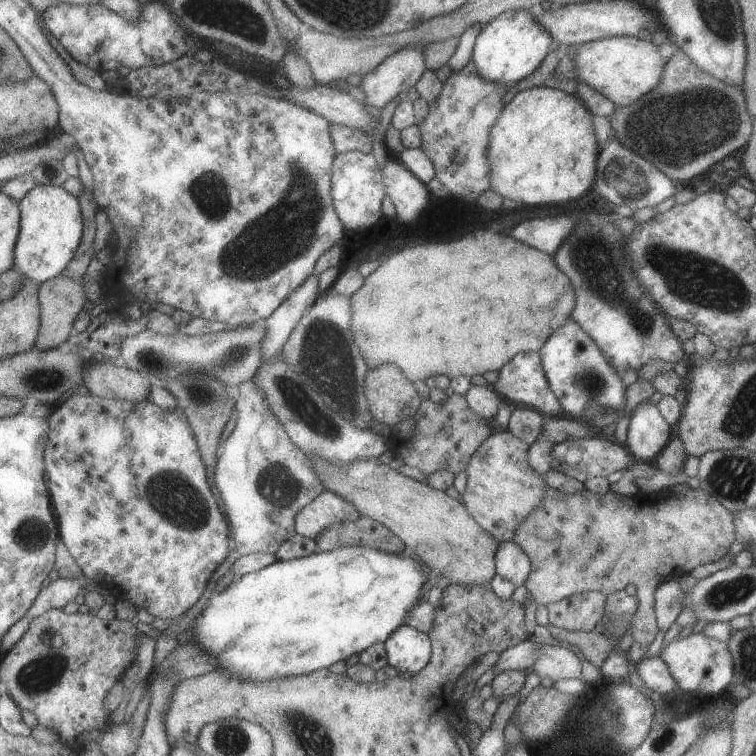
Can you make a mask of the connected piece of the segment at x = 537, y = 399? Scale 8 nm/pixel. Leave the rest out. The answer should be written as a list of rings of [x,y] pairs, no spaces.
[[[537,351],[514,354],[513,358],[498,370],[498,379],[492,387],[501,398],[517,406],[531,407],[543,415],[549,414],[552,417],[565,416],[561,403],[549,388]]]

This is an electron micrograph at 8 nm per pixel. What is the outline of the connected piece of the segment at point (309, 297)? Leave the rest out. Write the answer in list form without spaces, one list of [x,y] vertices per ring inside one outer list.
[[[313,274],[271,317],[265,320],[268,329],[267,336],[262,342],[264,362],[283,354],[285,343],[291,333],[316,305],[321,295],[323,292],[319,291],[319,278]]]

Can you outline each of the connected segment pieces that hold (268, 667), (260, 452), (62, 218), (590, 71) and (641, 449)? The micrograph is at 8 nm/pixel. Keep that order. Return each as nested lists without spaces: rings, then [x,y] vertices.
[[[337,547],[332,551],[322,551],[315,553],[307,558],[282,561],[278,560],[267,568],[258,570],[254,573],[246,574],[243,578],[236,579],[225,592],[214,590],[210,602],[206,605],[204,611],[197,617],[197,623],[193,628],[197,643],[204,646],[208,653],[213,653],[221,662],[220,668],[230,670],[231,673],[238,674],[242,679],[251,679],[252,681],[268,681],[269,679],[285,678],[290,676],[311,674],[316,670],[333,666],[339,660],[347,660],[353,654],[361,654],[367,650],[373,643],[385,642],[401,625],[405,624],[406,617],[410,611],[421,601],[426,600],[423,594],[423,584],[426,579],[423,573],[421,560],[414,560],[402,553],[387,553],[385,551],[374,549],[373,547]]]
[[[256,376],[239,386],[239,391],[236,401],[237,425],[220,448],[215,480],[226,506],[225,514],[230,520],[235,550],[239,555],[276,554],[281,546],[297,533],[296,518],[300,510],[315,501],[326,488],[314,470],[310,456],[293,442],[288,430],[272,411],[256,382]]]
[[[39,185],[21,200],[21,232],[16,246],[15,268],[29,279],[39,284],[57,278],[64,274],[72,260],[80,250],[81,241],[84,240],[84,212],[80,198],[71,194],[66,186]]]
[[[627,35],[589,41],[570,46],[570,49],[568,51],[575,53],[575,57],[571,59],[577,70],[575,80],[592,86],[617,107],[627,106],[654,89],[661,80],[666,63],[666,59],[659,55],[657,45],[649,40],[639,40]]]
[[[649,399],[640,402],[631,413],[626,429],[625,447],[637,461],[654,463],[669,438],[669,425]]]

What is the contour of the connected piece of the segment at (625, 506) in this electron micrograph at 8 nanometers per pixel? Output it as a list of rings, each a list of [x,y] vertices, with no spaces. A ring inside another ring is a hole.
[[[690,488],[675,498],[660,505],[653,502],[647,504],[647,500],[640,500],[638,495],[618,495],[611,490],[598,495],[585,489],[570,495],[547,489],[541,504],[525,517],[511,540],[522,548],[530,560],[530,571],[522,585],[537,604],[547,606],[572,594],[597,591],[608,595],[625,588],[627,584],[634,584],[637,610],[631,616],[629,630],[633,641],[648,646],[658,631],[654,613],[657,585],[666,577],[679,578],[695,567],[727,556],[729,544],[736,540],[733,514],[711,495],[706,495],[699,488]]]

